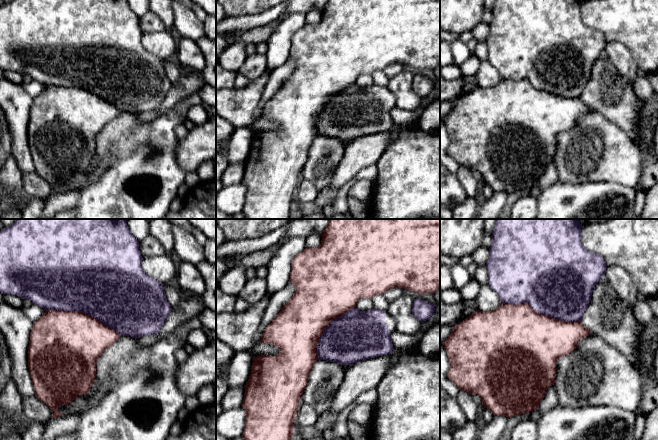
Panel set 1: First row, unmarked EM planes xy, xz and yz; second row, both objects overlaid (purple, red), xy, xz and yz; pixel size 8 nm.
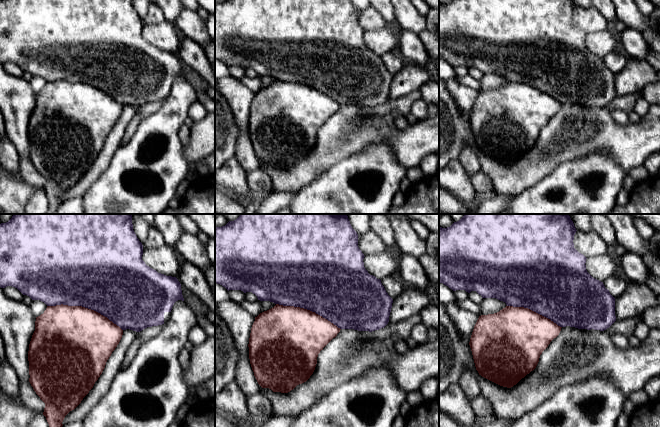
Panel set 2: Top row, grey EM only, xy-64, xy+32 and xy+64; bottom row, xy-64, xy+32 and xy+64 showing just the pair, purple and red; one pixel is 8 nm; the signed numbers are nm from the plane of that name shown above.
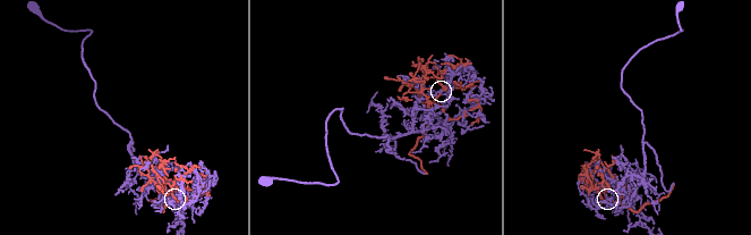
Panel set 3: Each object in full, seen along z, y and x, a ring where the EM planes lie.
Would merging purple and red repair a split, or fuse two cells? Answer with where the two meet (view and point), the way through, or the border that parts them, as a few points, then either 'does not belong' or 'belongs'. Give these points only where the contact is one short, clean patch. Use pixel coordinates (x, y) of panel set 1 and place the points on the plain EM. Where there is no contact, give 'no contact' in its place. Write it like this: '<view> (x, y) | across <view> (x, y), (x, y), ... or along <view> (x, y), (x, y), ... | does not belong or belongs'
yz (541, 89) | belongs

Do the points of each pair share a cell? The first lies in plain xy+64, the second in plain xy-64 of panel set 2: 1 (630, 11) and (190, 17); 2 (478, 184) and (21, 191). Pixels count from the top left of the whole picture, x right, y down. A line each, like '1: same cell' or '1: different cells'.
1: same cell
2: different cells

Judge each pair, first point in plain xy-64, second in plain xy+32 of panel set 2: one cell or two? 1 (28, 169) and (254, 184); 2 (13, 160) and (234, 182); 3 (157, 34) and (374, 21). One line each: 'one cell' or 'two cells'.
1: one cell
2: one cell
3: two cells

